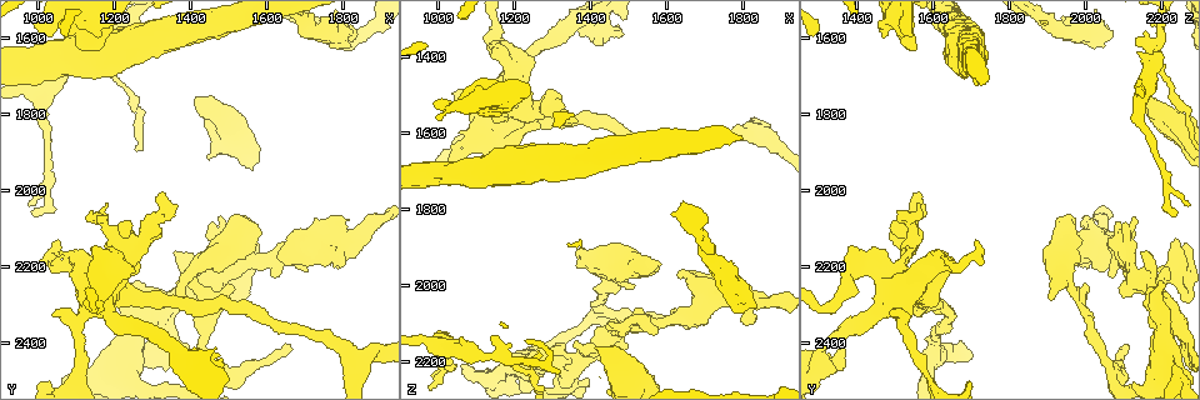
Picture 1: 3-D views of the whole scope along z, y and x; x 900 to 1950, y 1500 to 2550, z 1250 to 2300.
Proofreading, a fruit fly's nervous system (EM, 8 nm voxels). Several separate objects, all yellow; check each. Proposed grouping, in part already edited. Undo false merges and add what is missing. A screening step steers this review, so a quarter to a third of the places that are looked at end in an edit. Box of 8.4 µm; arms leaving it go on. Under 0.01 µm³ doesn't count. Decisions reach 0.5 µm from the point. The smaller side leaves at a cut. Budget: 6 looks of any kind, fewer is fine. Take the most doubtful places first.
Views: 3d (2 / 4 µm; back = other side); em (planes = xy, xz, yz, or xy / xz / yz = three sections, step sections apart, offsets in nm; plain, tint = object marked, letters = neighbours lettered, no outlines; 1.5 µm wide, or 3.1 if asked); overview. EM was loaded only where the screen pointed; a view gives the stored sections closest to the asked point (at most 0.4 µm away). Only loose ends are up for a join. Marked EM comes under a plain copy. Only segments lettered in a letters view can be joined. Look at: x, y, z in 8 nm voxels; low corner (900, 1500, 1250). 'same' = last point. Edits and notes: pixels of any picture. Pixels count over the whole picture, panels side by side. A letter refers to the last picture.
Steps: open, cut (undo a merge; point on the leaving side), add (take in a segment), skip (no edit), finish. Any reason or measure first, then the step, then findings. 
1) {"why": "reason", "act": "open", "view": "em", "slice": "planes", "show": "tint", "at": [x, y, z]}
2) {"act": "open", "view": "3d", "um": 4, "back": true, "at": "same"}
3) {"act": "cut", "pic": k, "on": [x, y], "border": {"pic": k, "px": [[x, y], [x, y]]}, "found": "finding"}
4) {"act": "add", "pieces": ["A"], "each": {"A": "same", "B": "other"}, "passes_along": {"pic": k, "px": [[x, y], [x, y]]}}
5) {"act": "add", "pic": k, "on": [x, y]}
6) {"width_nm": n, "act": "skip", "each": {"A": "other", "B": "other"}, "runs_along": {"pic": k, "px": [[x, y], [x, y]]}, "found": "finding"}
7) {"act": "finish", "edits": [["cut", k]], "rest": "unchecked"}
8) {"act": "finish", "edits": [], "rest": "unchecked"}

{"why": "free end", "act": "open", "view": "em", "slice": "xy", "step": 8, "show": "tint", "at": [1055, 2135, 1715]}

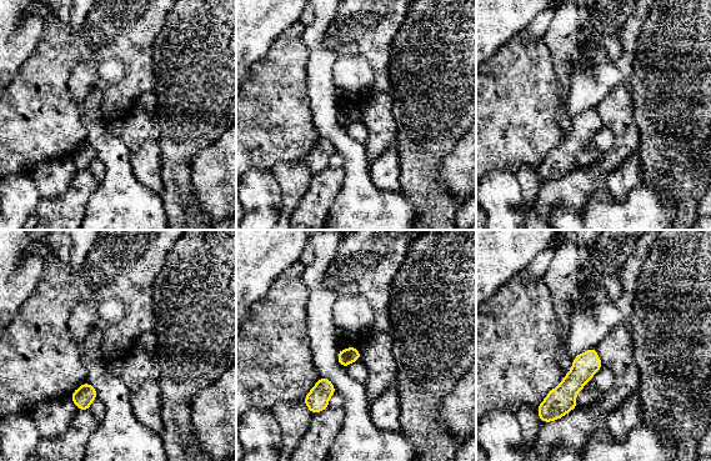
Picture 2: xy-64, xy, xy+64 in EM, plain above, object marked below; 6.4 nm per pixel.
{"act": "open", "view": "em", "slice": "planes", "show": "letters", "at": "same"}

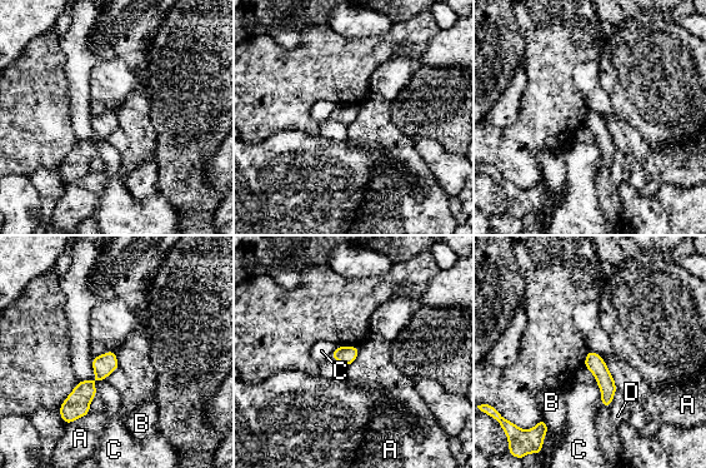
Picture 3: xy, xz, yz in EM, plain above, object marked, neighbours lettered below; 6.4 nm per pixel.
{"width_nm": 120, "act": "skip", "each": {"A": "other", "B": "other", "C": "other", "D": "other"}, "border": {"pic": 3, "px": [[89, 412], [66, 424]]}, "found": "no lettered segment goes on from it"}

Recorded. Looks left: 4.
{"why": "thick turns thin", "act": "open", "view": "em", "slice": "planes", "show": "letters", "at": [1400, 2225, 1950]}

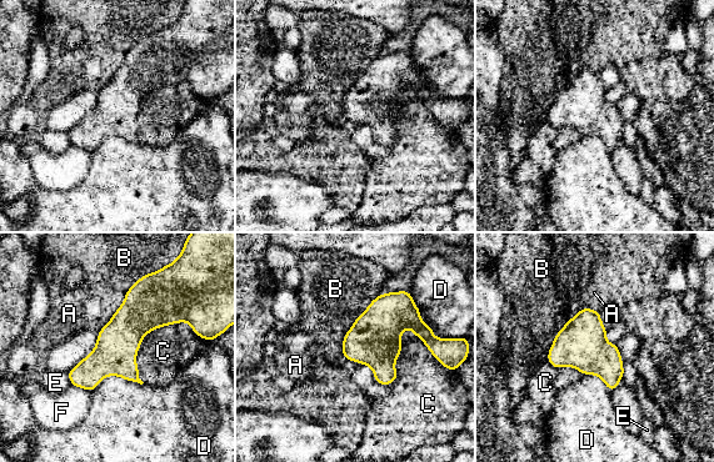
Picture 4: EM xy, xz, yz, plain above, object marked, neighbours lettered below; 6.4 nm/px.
{"act": "skip", "each": {"A": "other", "B": "other", "C": "other", "D": "other", "E": "other", "F": "other"}, "border": {"pic": 4, "px": [[186, 321], [143, 339], [143, 382]]}, "found": "one cell here"}

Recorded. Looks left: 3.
{"why": "thick turns thin", "act": "open", "view": "3d", "um": 2, "at": [1155, 1630, 2185]}

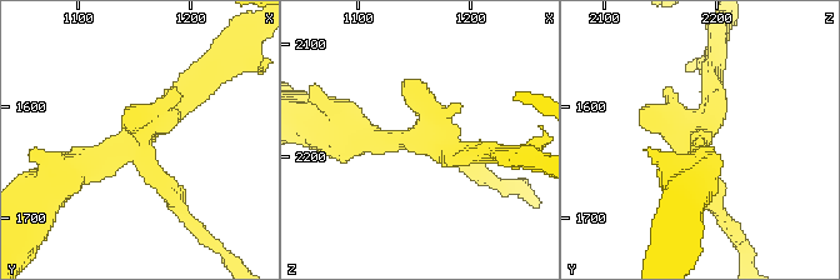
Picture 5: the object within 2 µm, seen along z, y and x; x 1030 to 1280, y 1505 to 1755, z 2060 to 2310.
{"arms": 3, "why": "now the EM", "act": "open", "view": "em", "slice": "planes", "show": "tint", "at": [1150, 1636, 2180]}

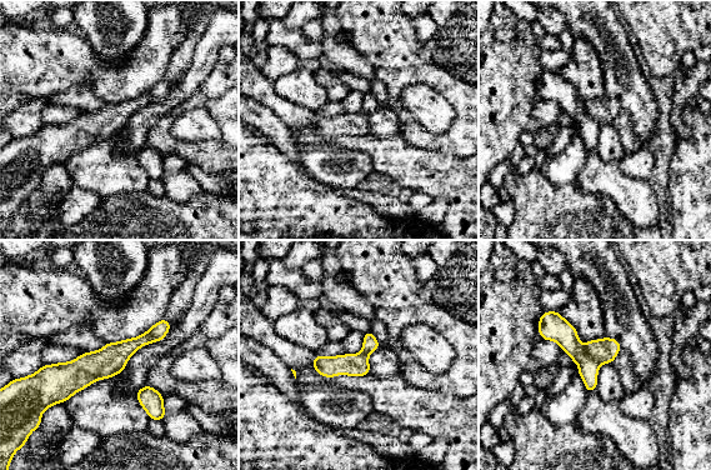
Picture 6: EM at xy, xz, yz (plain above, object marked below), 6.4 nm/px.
{"why": "see the neighbours", "act": "open", "view": "em", "slice": "planes", "show": "letters", "at": "same"}

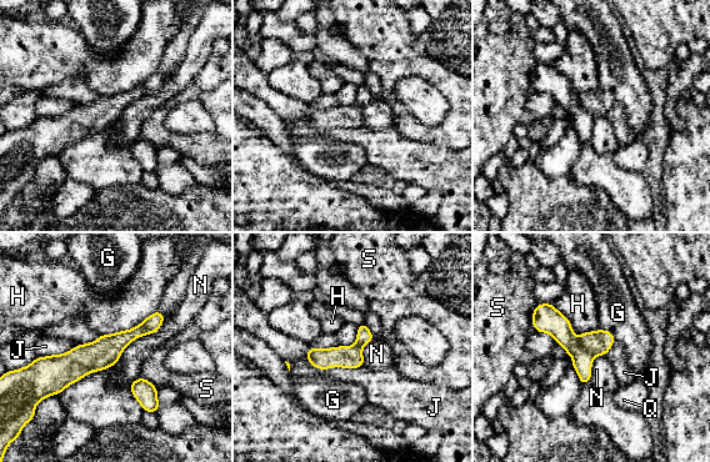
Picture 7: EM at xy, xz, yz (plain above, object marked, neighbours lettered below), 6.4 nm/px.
{"longest_contact_nm": ["N", 500], "act": "cut", "pic": 7, "on": [558, 325], "each": {"G": "other", "H": "other", "J": "other", "N": "other", "Q": "other", "S": "other"}, "part_leaving": {"pic": 7, "px": [[539, 307], [580, 356], [586, 378]]}, "found": "two cells meet here"}

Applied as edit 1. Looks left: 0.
{"act": "finish", "edits": [["cut", 7]], "rest": "unchecked"}

